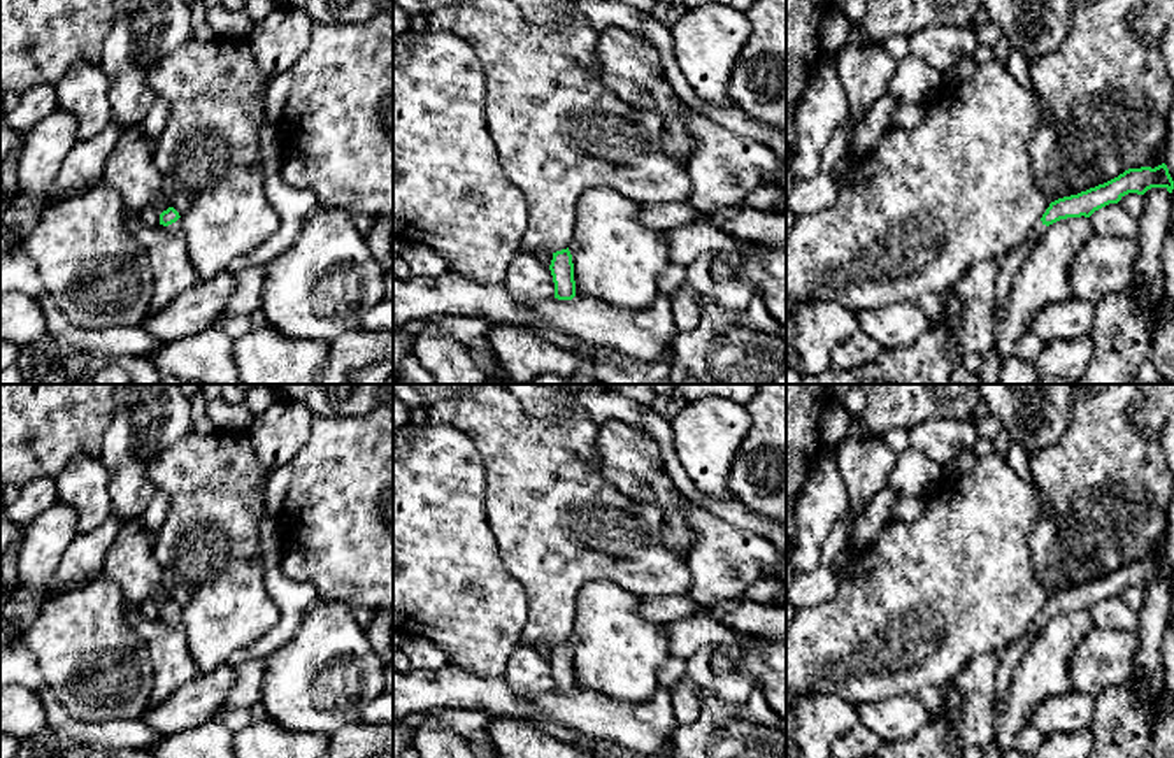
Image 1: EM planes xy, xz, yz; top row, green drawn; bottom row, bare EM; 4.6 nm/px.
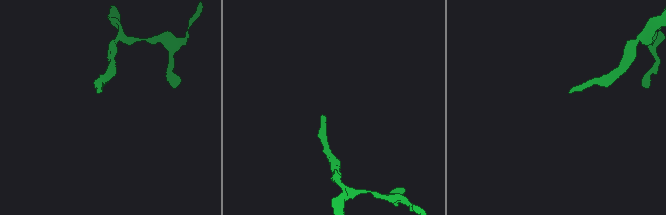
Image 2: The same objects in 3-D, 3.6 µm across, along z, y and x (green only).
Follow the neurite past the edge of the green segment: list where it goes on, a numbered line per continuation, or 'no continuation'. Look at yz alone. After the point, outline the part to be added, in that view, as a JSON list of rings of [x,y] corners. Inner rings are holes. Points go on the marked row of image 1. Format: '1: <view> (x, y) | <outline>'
1: yz (1037, 230) | [[[1039,219],[1034,223],[1034,226],[1025,240],[1037,244],[1042,239],[1042,235],[1046,233],[1046,230],[1048,230],[1048,226]]]

